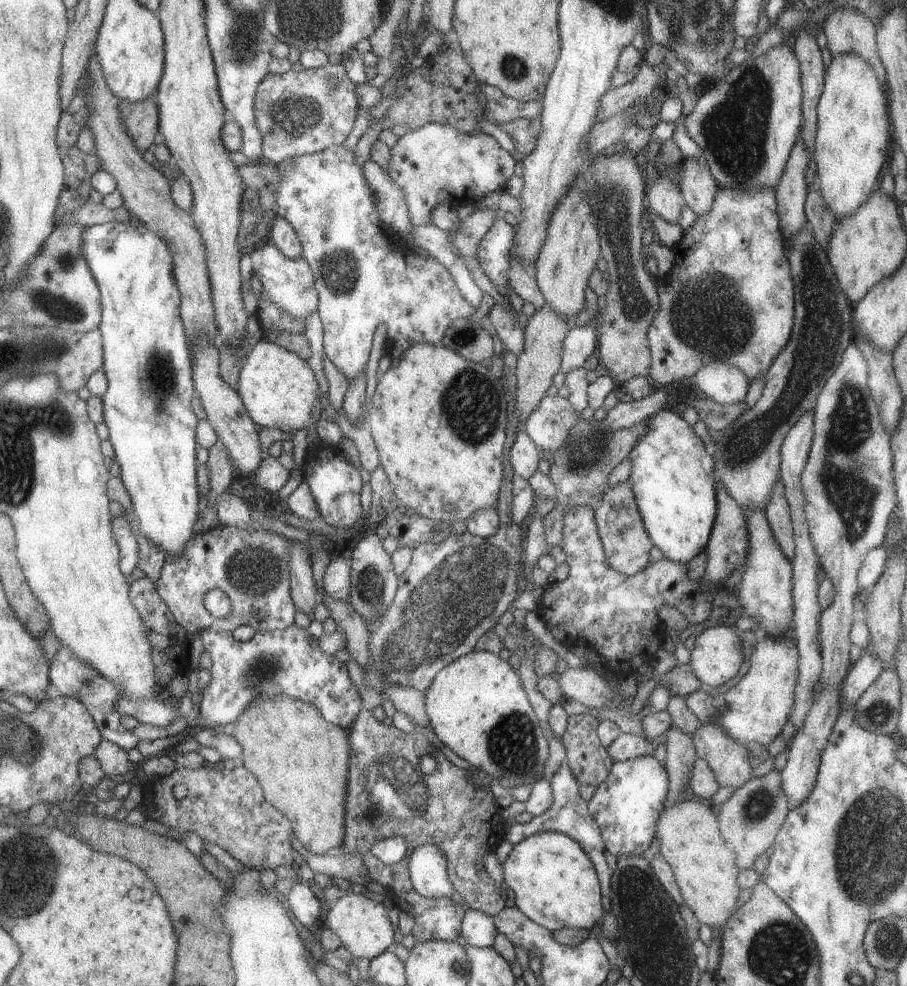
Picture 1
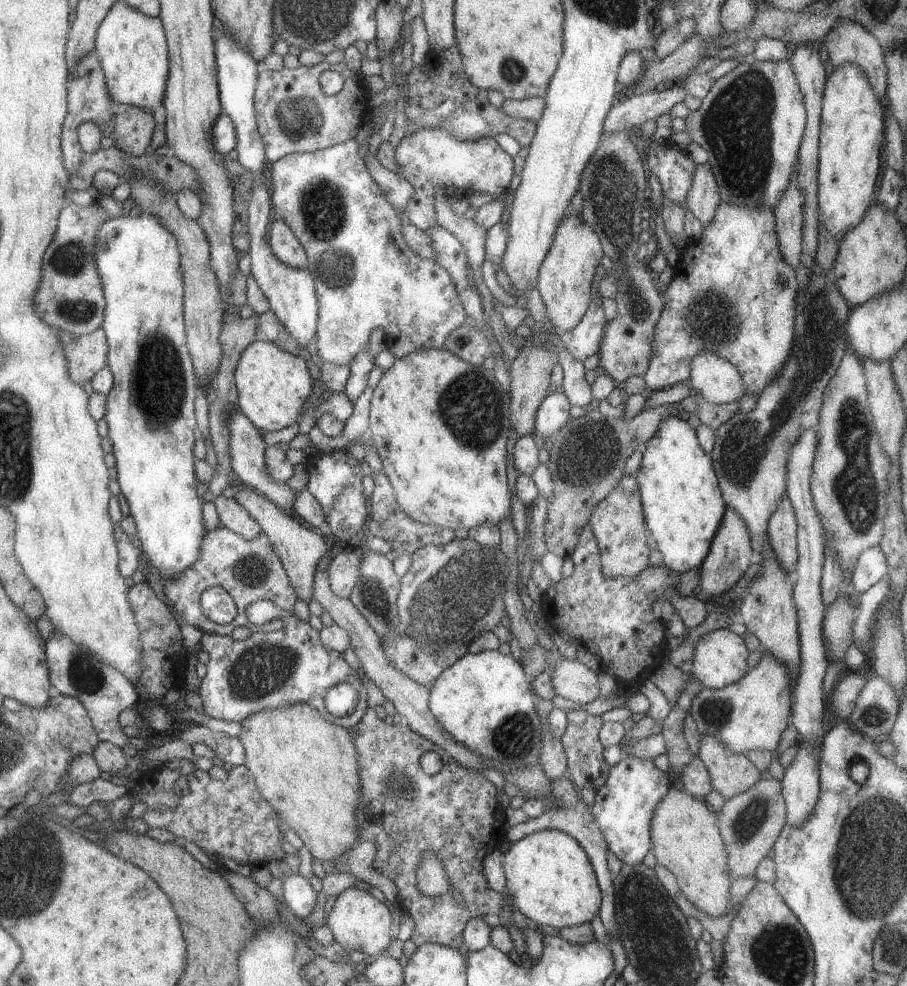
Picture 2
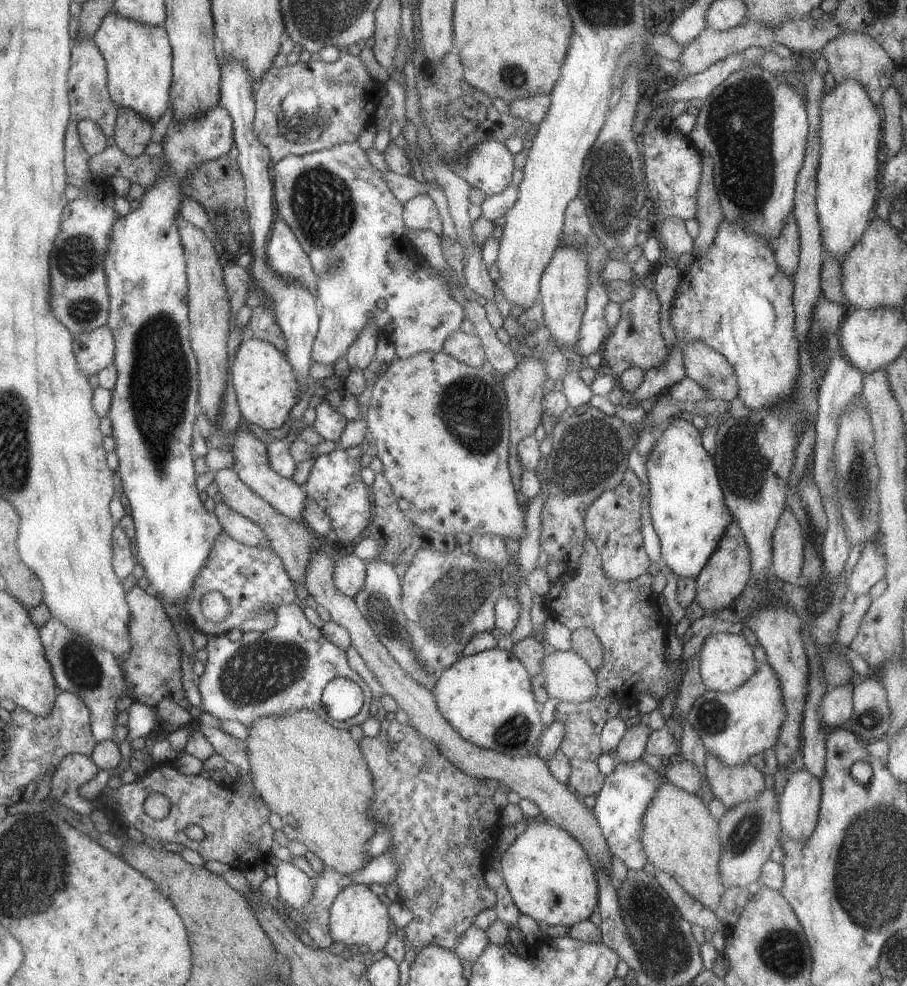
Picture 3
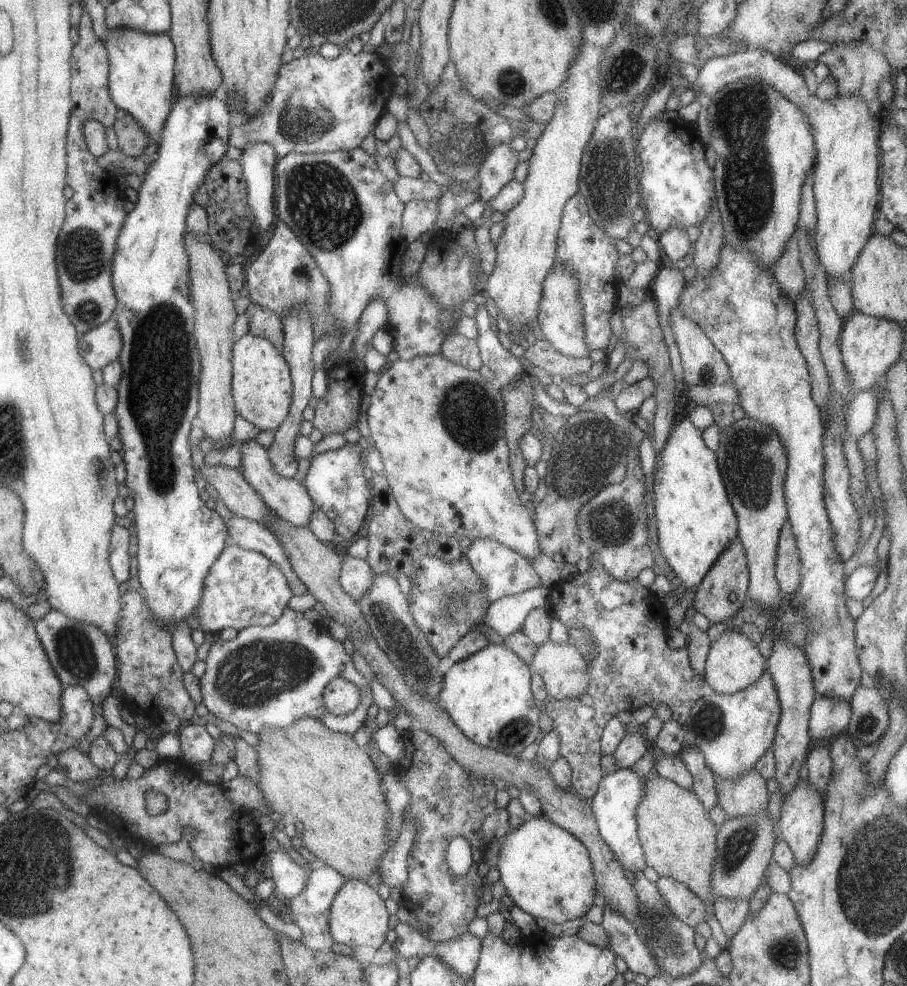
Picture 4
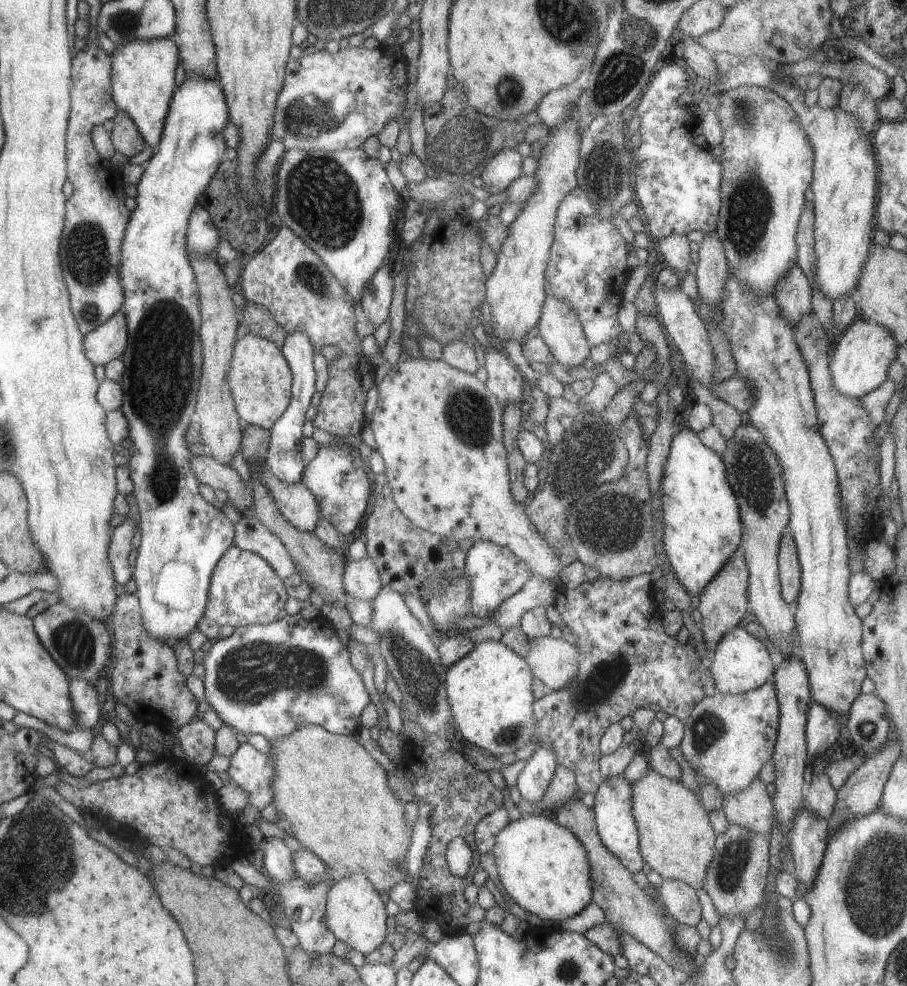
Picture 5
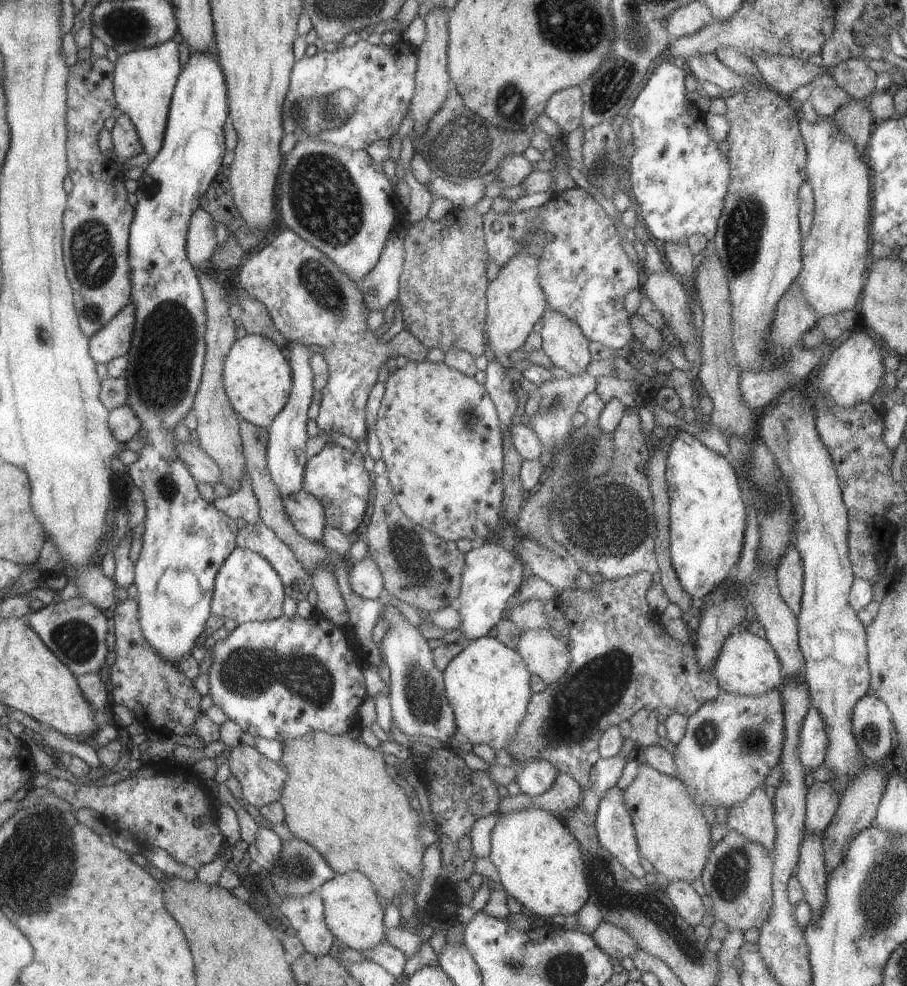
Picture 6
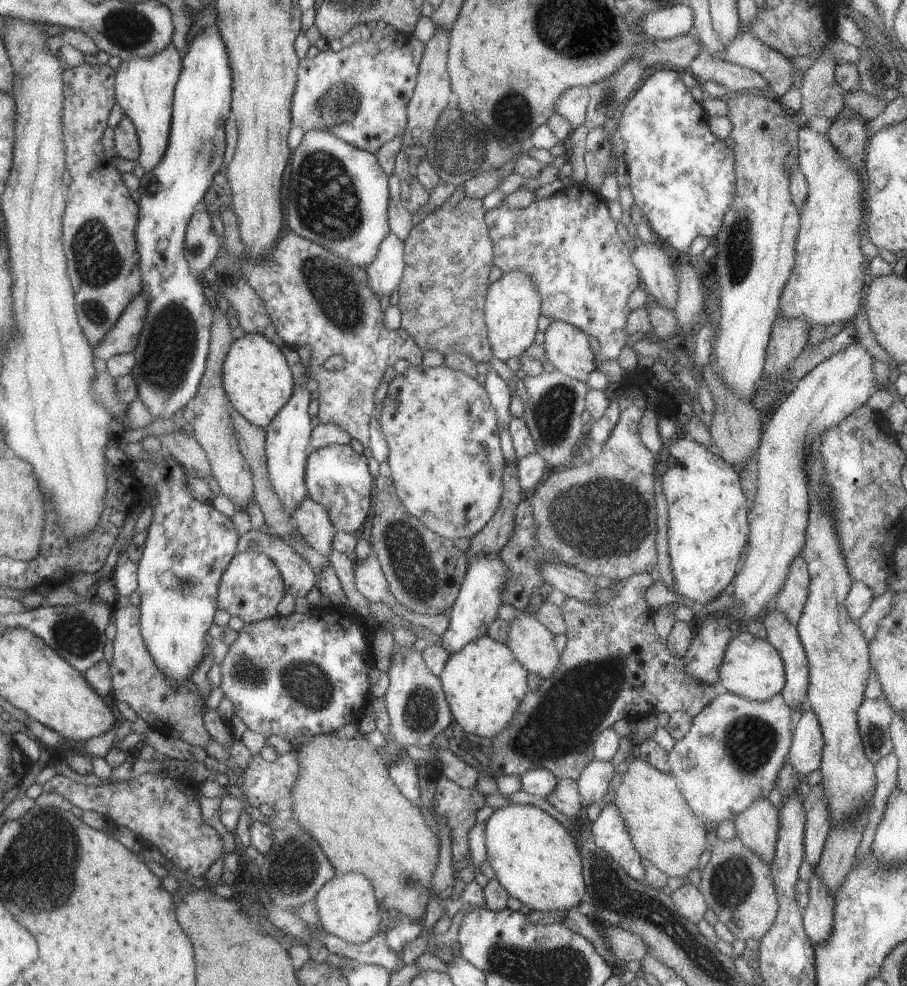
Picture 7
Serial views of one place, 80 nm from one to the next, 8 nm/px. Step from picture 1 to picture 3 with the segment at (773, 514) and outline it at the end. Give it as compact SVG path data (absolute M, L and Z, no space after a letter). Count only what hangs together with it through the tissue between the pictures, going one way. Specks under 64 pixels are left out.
M785 506L782 514L779 514L779 520L777 520L777 526L773 530L773 536L771 536L771 569L777 580L788 583L791 577L800 578L801 566L803 566L803 548L802 548L802 534L801 528L799 528L799 522L795 518L795 514Z

